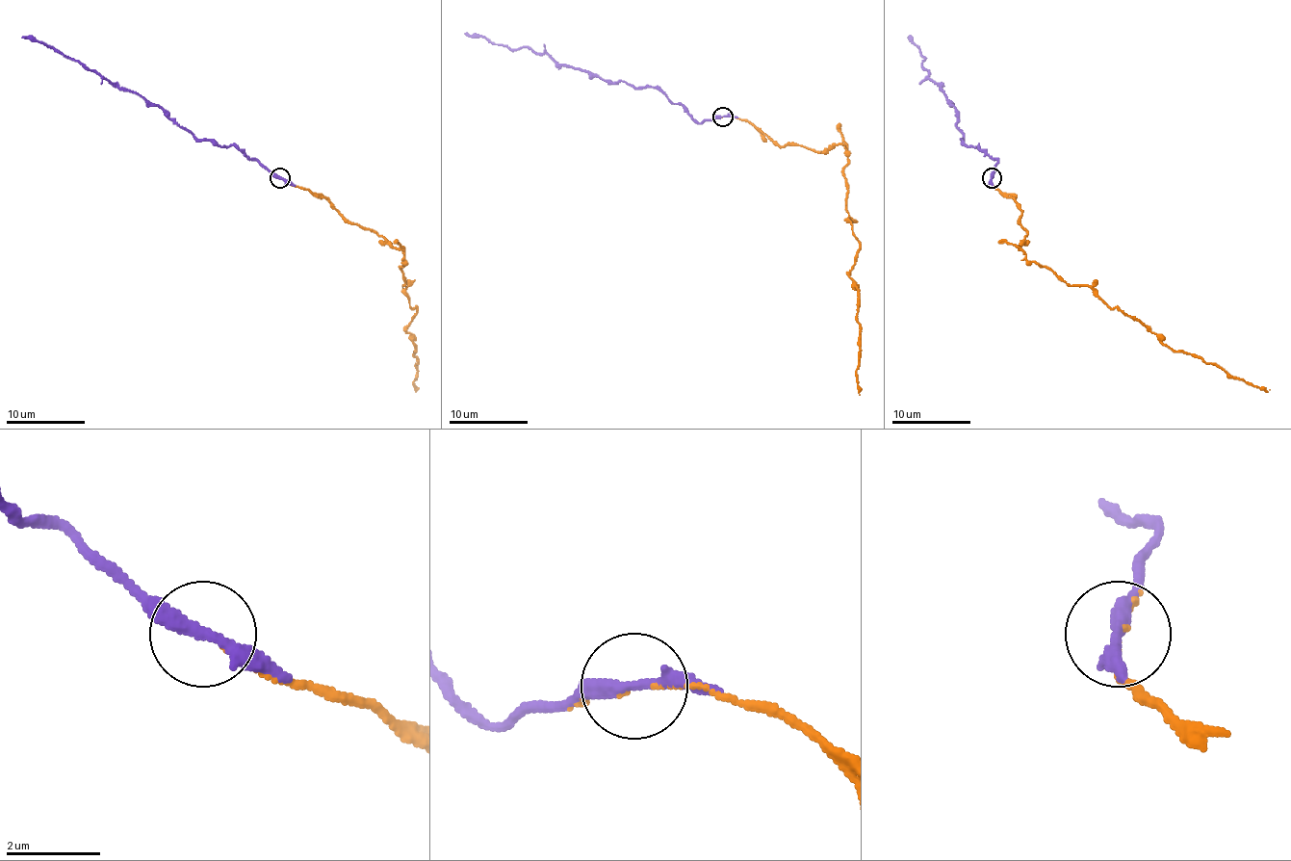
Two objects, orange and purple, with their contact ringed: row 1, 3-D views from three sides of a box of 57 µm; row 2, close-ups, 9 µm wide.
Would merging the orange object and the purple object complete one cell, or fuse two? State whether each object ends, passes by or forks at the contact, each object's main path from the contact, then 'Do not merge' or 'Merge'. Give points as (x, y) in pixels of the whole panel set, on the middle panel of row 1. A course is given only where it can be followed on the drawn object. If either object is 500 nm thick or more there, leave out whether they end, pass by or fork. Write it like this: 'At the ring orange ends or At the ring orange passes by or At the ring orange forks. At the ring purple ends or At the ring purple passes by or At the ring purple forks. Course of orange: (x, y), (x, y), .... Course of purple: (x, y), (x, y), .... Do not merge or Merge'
At the ring orange ends. At the ring purple passes by. Course of orange: (721, 117), (753, 122), (781, 146), (846, 148), (846, 212), (860, 244), (850, 272), (858, 289), (860, 394). Course of purple: (723, 117), (697, 122), (654, 88), (605, 81), (557, 64), (547, 54), (509, 49), (464, 34). Merge

